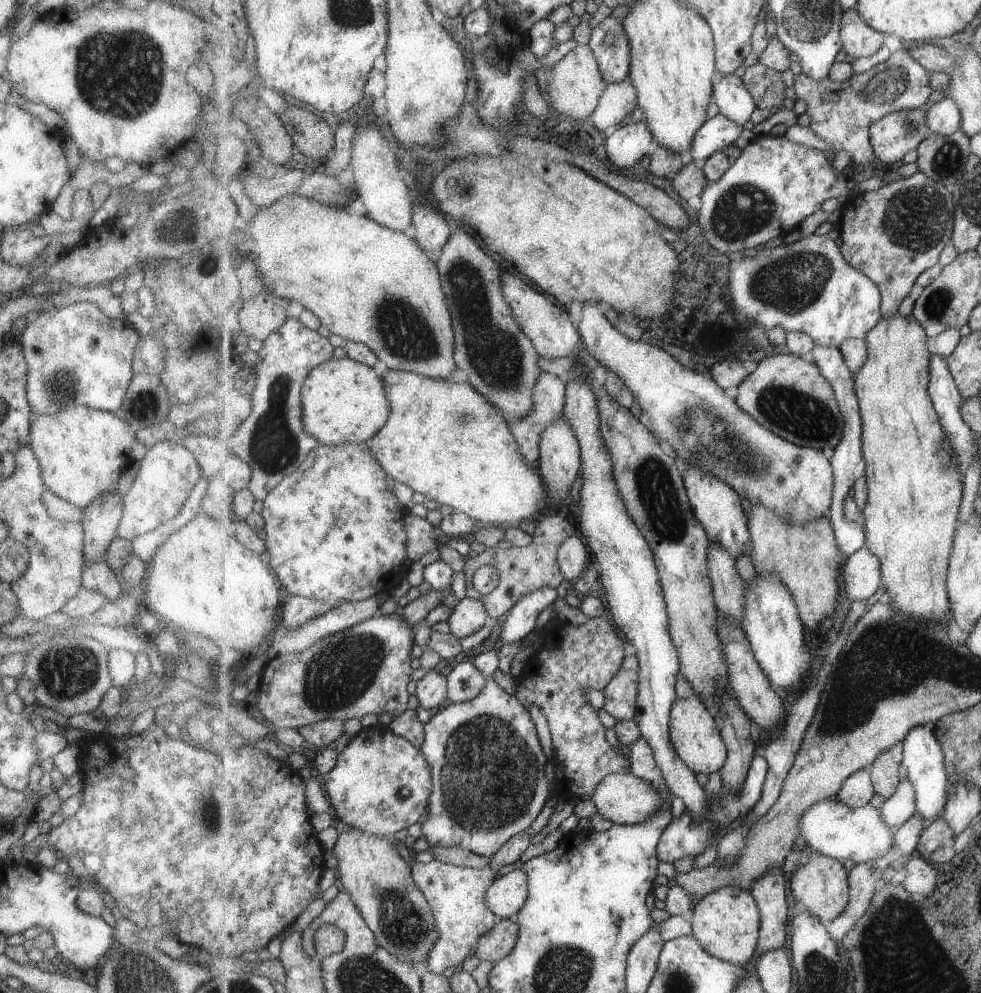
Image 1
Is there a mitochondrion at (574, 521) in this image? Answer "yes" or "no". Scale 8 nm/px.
no

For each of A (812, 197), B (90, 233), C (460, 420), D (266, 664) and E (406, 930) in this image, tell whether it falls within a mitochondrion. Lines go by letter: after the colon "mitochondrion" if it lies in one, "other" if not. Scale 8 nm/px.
A: other
B: other
C: mitochondrion
D: other
E: mitochondrion

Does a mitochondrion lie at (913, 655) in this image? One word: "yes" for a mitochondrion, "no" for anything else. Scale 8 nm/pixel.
yes

